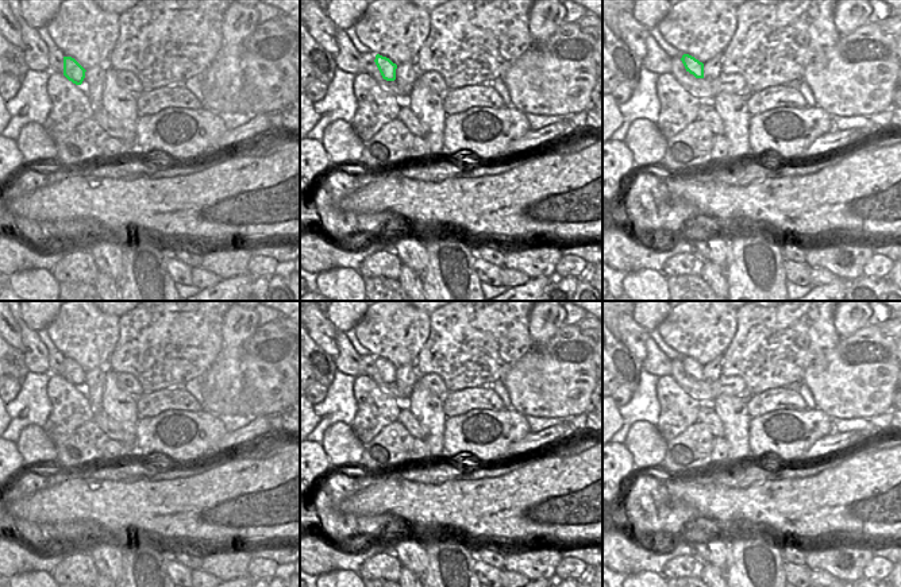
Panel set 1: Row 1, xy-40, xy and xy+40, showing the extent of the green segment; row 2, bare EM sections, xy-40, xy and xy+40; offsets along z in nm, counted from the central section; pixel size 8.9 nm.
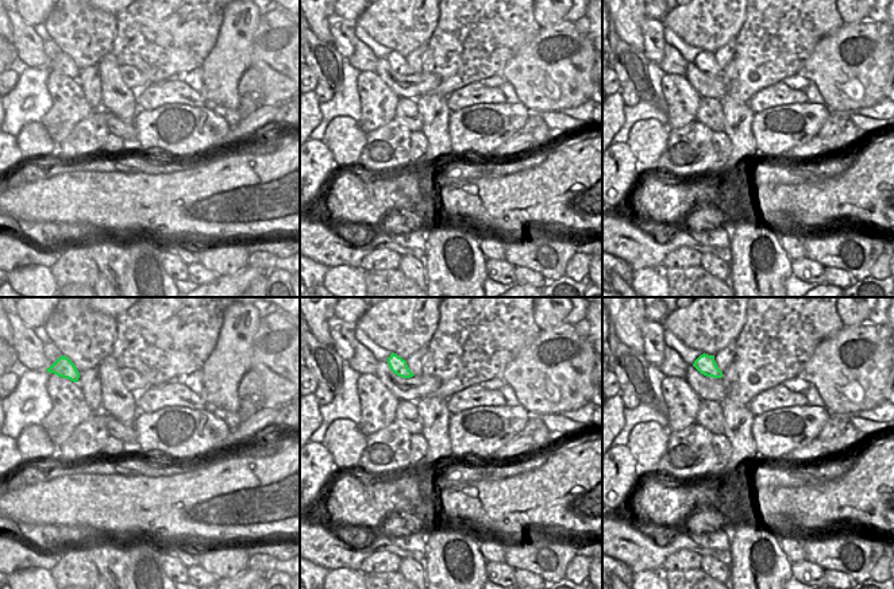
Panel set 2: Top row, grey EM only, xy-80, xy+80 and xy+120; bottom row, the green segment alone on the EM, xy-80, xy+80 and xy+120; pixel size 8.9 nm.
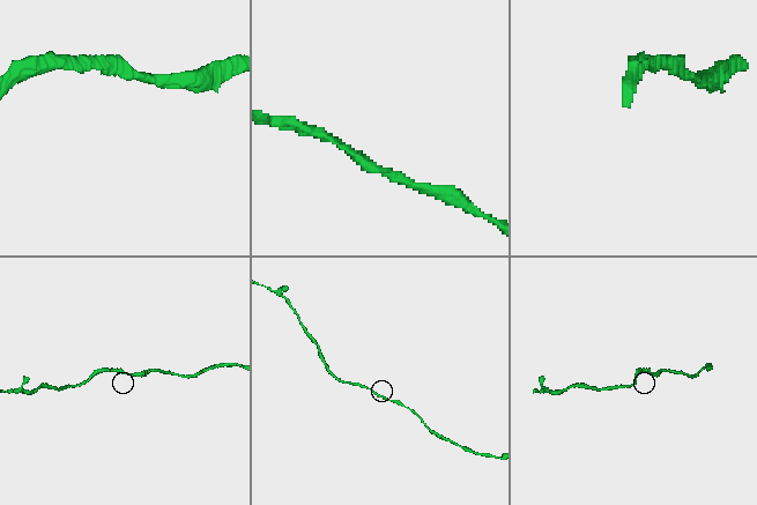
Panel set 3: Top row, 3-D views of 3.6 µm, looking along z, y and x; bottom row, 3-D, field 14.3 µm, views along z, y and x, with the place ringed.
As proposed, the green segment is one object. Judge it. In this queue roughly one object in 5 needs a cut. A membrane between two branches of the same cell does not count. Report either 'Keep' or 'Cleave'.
Keep

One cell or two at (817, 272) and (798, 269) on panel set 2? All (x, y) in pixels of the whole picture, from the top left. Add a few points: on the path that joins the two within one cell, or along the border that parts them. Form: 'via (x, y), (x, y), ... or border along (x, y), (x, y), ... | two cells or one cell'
via (813, 272), (802, 269) | one cell

